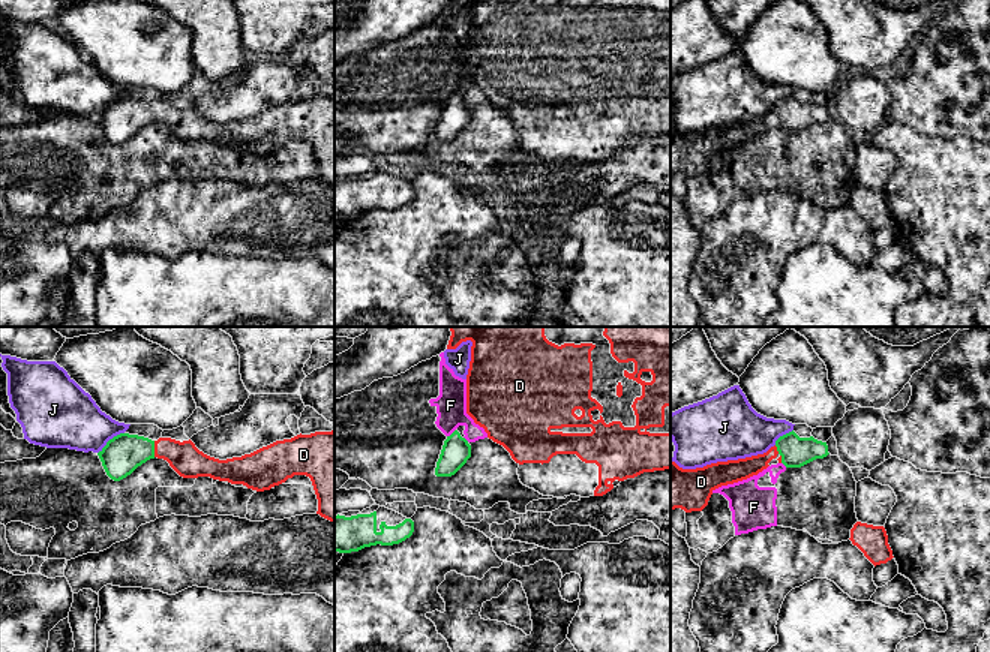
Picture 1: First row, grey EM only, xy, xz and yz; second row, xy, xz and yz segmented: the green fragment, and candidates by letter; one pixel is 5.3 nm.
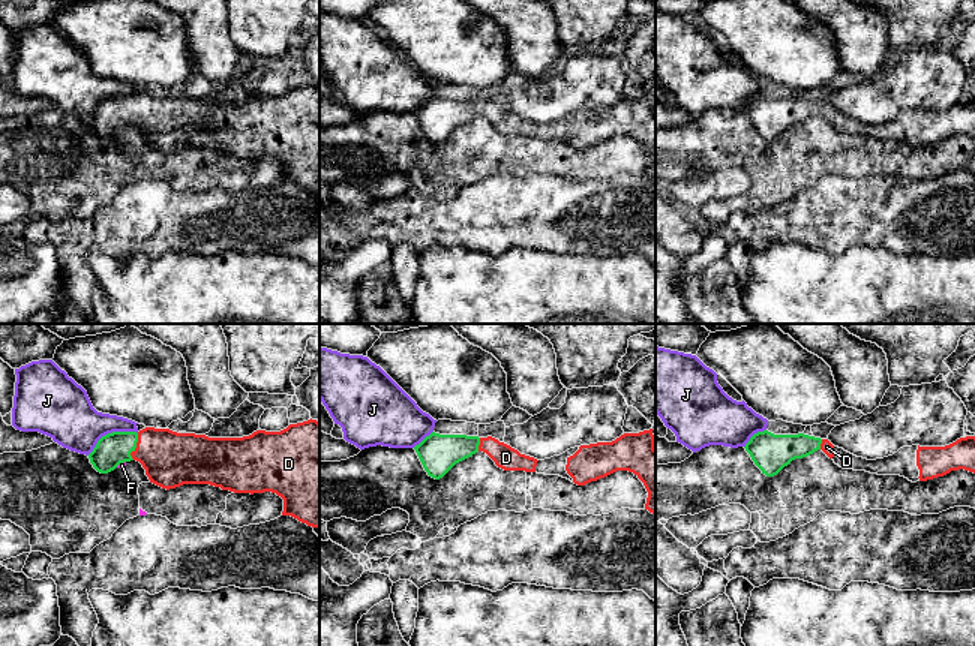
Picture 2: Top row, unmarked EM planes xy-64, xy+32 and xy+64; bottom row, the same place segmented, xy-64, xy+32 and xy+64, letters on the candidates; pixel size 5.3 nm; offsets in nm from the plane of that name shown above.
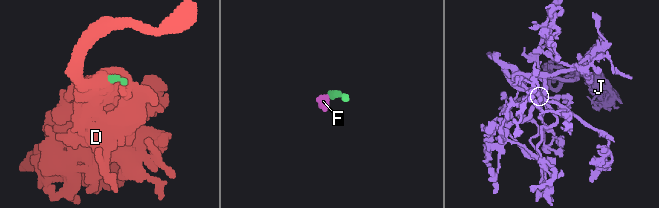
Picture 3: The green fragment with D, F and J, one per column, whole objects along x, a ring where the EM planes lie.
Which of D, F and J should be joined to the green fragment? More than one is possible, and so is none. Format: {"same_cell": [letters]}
{"same_cell": ["D"]}

